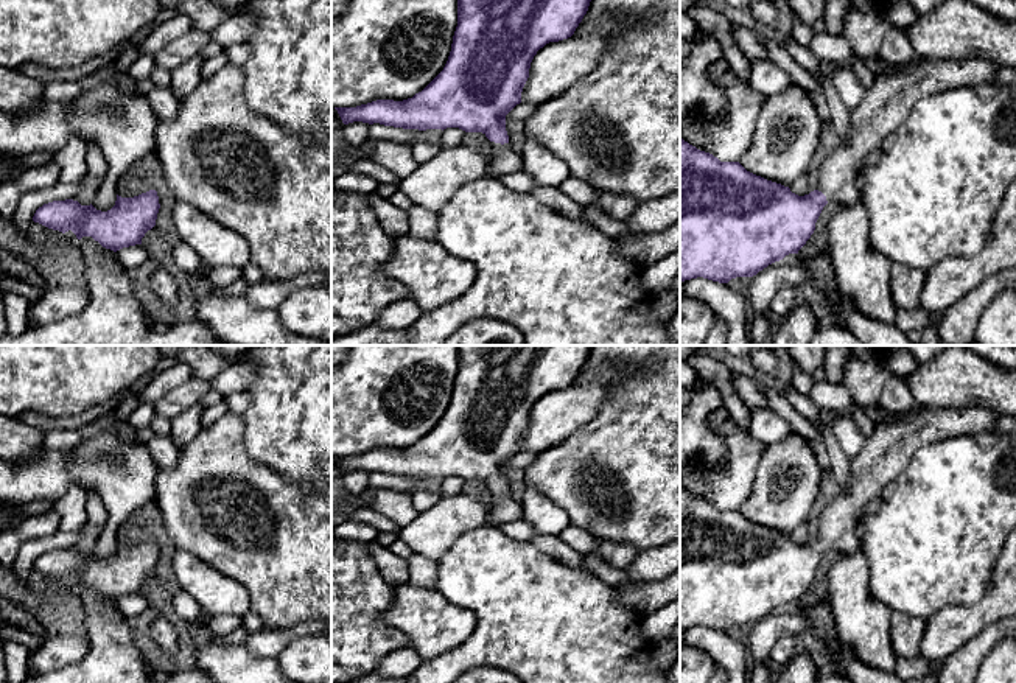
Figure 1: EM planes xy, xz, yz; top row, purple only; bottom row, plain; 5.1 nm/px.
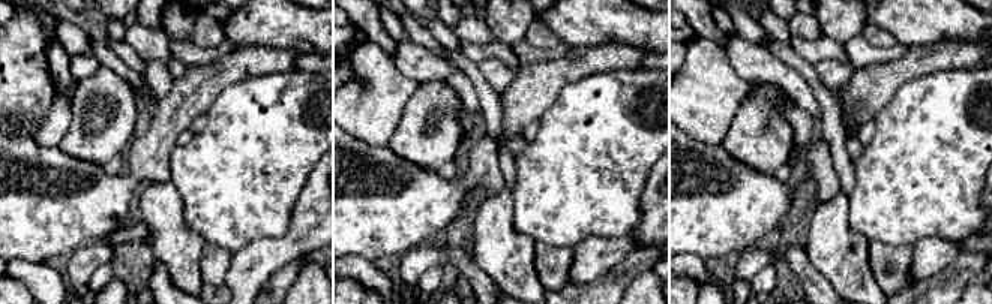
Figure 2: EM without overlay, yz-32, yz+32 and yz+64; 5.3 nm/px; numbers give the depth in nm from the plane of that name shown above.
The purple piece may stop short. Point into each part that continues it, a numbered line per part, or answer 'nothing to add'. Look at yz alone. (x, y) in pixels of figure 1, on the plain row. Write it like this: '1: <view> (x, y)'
1: yz (887, 451)

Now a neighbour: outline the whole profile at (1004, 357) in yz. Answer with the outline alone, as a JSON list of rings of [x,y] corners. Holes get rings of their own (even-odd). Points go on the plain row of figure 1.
[[[876,345],[876,358],[885,363],[901,347],[916,363],[927,363],[951,347],[966,347],[999,367],[1016,370],[1016,345]]]

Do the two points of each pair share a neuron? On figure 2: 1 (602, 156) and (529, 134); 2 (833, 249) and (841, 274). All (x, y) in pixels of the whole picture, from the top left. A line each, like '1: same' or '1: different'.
1: different
2: same

